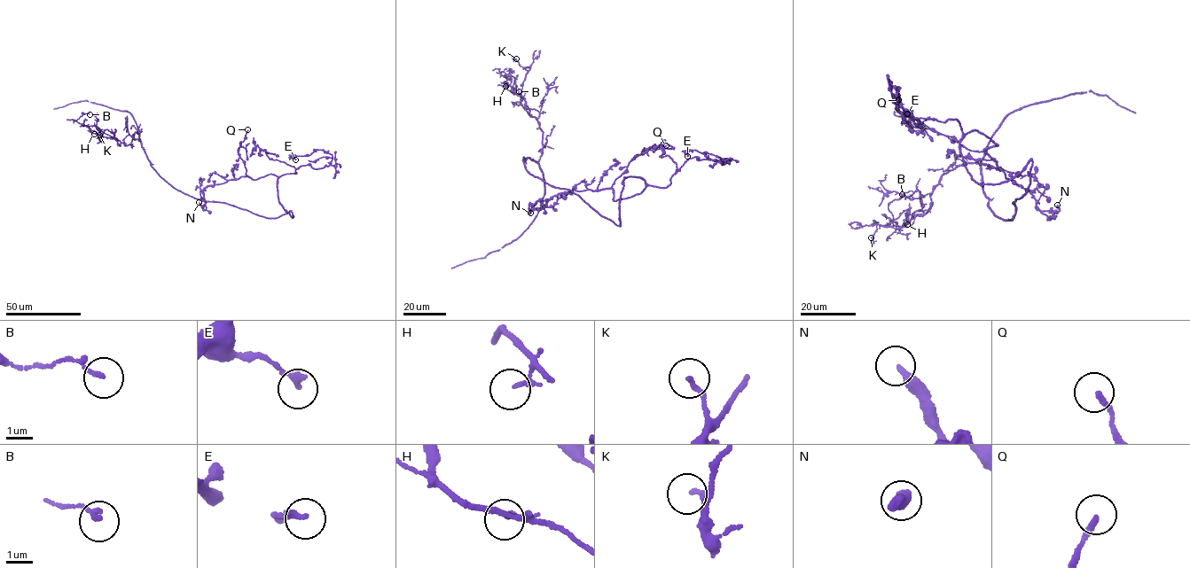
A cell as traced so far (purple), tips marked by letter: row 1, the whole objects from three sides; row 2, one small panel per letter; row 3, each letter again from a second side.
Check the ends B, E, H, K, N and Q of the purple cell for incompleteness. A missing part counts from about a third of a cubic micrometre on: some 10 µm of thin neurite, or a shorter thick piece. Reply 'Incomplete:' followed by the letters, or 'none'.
Incomplete: none

